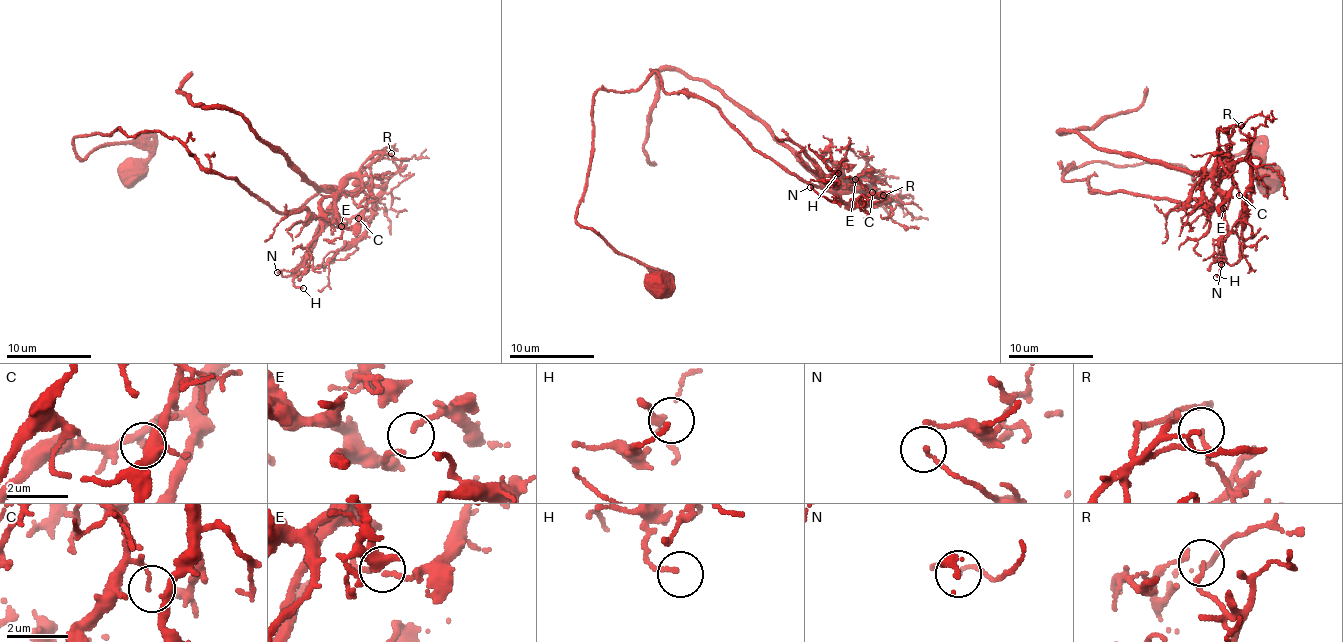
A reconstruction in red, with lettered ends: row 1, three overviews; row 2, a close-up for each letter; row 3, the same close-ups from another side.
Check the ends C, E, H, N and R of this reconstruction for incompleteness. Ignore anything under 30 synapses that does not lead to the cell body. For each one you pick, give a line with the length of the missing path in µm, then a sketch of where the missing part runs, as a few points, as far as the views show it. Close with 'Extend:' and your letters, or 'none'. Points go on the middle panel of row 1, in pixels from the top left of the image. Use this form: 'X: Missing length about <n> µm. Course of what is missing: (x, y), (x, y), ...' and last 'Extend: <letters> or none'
Extend: none

